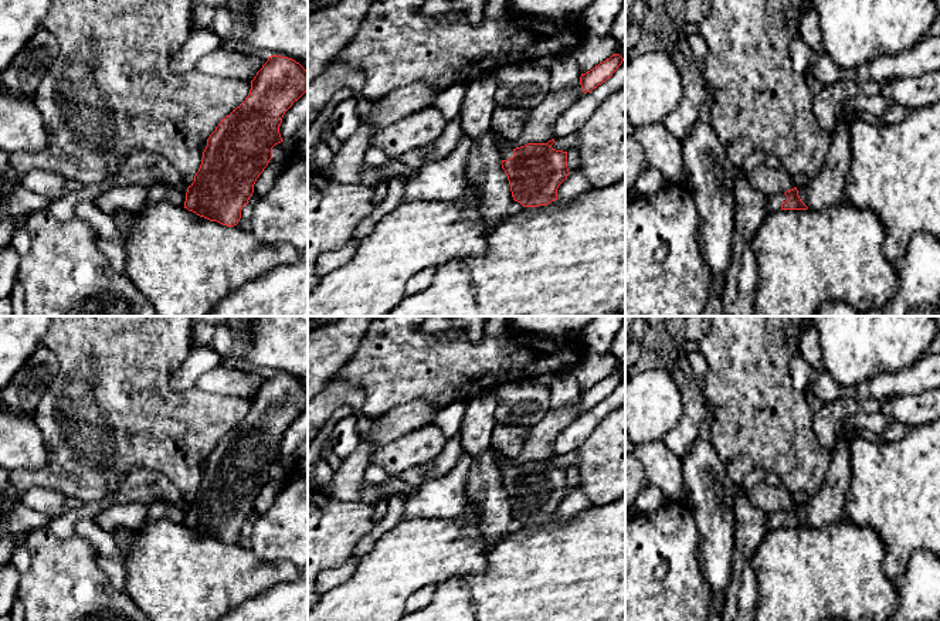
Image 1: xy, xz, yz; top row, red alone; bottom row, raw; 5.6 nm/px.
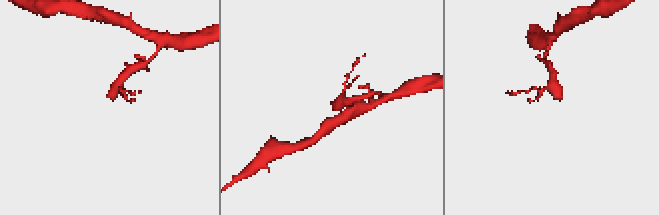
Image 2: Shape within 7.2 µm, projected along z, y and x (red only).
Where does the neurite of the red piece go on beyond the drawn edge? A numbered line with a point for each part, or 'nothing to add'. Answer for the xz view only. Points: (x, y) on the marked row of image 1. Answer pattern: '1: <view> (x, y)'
1: xz (506, 152)

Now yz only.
1: yz (774, 203)

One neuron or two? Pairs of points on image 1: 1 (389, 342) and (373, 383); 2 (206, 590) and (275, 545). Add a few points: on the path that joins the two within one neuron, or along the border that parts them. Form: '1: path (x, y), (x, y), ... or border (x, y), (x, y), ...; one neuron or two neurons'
1: path (389, 352), (389, 367), (383, 373); one neuron
2: border (250, 549), (263, 559), (288, 560), (291, 563); two neurons

